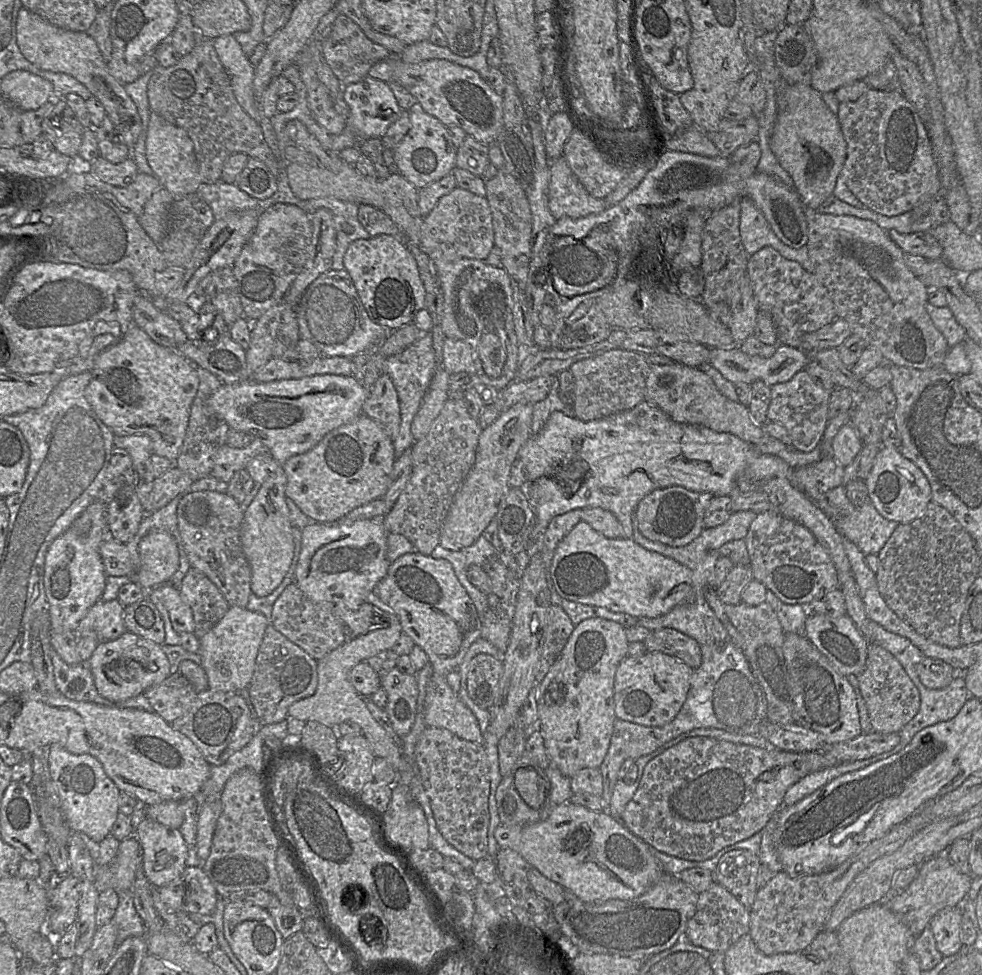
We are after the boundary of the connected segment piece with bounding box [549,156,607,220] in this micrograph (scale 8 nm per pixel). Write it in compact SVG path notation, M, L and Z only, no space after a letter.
M562 157L551 160L549 180L549 209L555 219L562 217L581 218L590 214L596 214L606 209L604 199L597 199L591 196L583 187L578 178L570 169Z

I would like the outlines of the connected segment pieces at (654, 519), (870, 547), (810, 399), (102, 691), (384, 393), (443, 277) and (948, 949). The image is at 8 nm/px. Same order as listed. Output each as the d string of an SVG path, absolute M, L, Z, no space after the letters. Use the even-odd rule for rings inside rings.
M681 486L657 489L639 501L635 509L640 533L648 540L671 547L683 547L696 539L704 529L704 514L713 495L695 492Z
M842 484L823 497L841 512L838 518L832 520L837 531L853 542L864 555L877 555L899 525L879 514L870 501L854 506Z
M801 370L789 381L771 386L770 392L767 421L782 425L790 437L790 445L796 450L811 452L818 447L828 421L830 391L815 383Z
M131 632L115 640L100 642L87 662L98 693L111 702L120 702L143 694L148 688L164 681L171 668L161 645Z
M382 373L367 391L363 414L380 424L389 437L394 439L400 427L400 407L391 378Z
M462 259L453 262L433 261L439 286L443 296L440 328L445 339L462 340L473 348L476 375L480 389L496 393L515 380L518 370L518 341L513 324L513 290L511 278L503 267L493 267L483 260ZM484 334L494 334L500 339L506 359L497 378L485 375L477 357L476 347Z
M958 907L944 908L933 916L928 927L932 930L936 947L943 957L957 953L961 942L962 911Z

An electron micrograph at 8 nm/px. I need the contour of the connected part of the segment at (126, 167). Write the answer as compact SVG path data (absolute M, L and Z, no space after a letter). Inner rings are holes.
M98 157L91 164L90 172L107 184L127 187L134 182L139 170L131 157L119 164L113 164L102 157Z

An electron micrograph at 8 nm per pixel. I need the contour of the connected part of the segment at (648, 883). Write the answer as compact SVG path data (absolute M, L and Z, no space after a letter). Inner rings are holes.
M564 802L555 806L548 818L528 825L498 825L494 832L499 848L510 848L519 853L531 867L546 878L573 892L586 903L611 899L632 900L644 894L664 874L648 844L629 831L620 820L606 810L592 811L583 806Z

